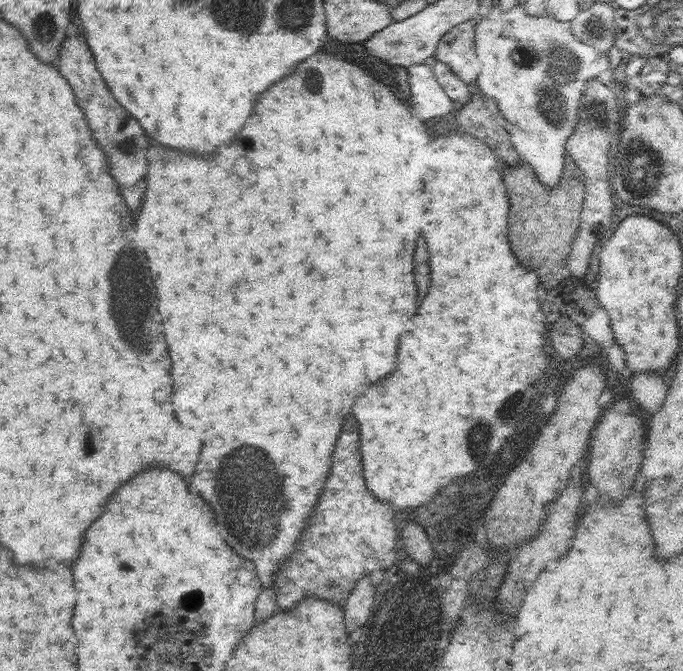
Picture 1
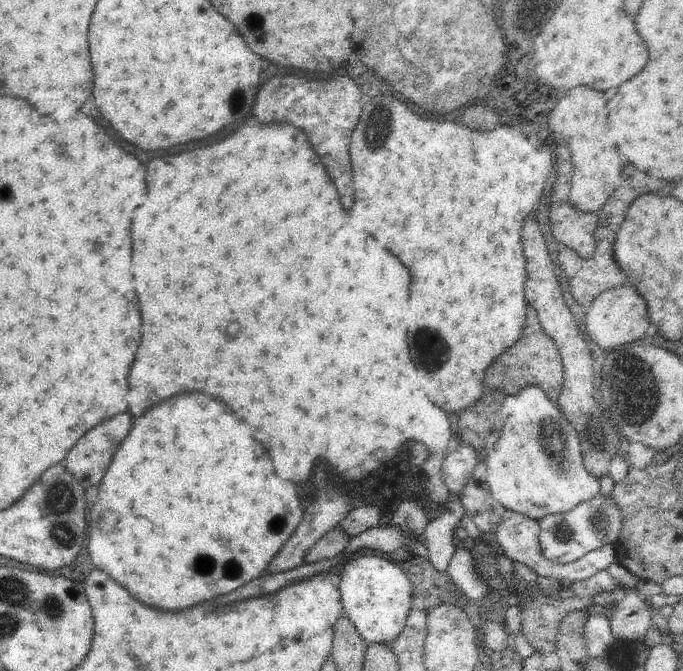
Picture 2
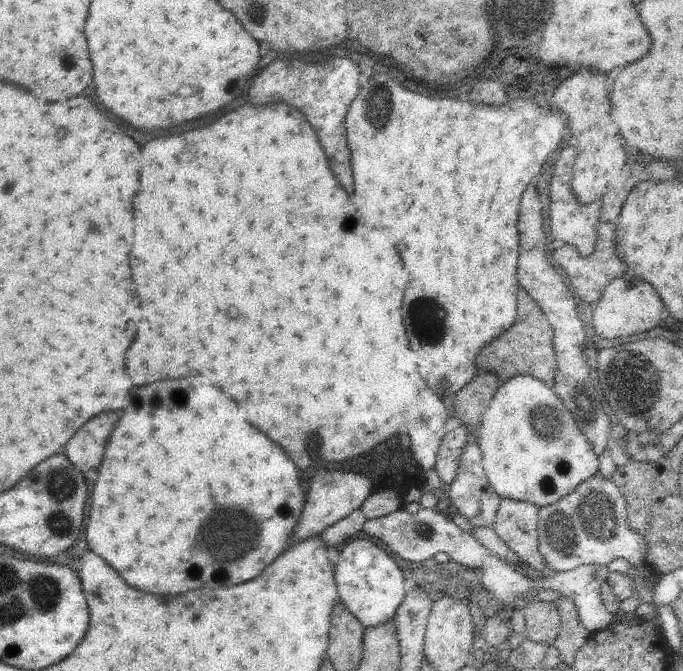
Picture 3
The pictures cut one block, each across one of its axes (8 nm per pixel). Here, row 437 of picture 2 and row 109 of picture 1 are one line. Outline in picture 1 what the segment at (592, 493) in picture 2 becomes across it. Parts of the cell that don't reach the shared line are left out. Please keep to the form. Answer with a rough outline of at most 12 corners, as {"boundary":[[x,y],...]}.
{"boundary":[[524,5],[476,21],[477,88],[552,188],[607,54]]}

